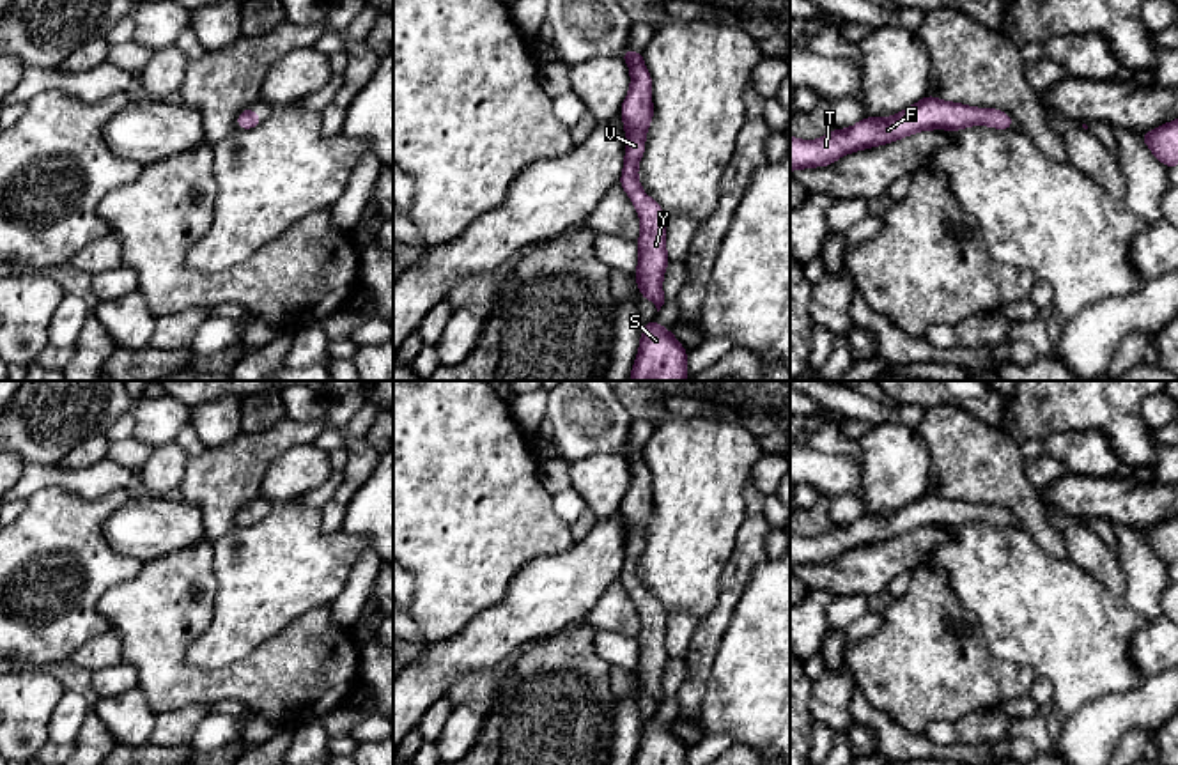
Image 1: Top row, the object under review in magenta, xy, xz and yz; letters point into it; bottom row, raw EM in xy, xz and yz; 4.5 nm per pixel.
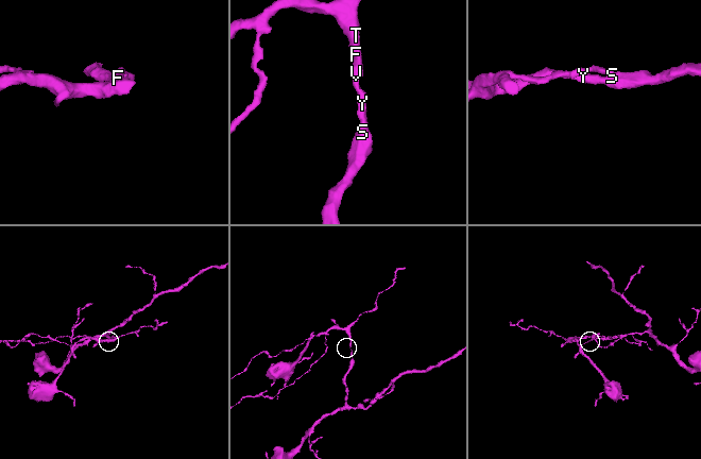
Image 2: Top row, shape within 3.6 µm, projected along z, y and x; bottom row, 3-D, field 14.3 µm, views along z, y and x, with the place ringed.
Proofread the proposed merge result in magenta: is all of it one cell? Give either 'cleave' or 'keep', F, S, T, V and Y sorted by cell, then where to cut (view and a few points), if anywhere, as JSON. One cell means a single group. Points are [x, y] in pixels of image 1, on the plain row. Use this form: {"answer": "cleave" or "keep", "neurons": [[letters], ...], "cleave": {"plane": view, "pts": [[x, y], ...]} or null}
{"answer": "keep", "neurons": [["F", "S", "T", "V", "Y"]], "cleave": null}

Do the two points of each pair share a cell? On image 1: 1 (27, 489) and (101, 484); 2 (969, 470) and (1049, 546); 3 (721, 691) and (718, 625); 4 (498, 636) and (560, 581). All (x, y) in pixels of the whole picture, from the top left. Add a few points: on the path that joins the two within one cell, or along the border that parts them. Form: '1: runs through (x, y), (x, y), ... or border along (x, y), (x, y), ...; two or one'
1: runs through (45, 479), (84, 482); one
2: runs through (992, 479), (1035, 523); one
3: border along (736, 606), (705, 684); two
4: runs through (514, 622), (544, 597); one

